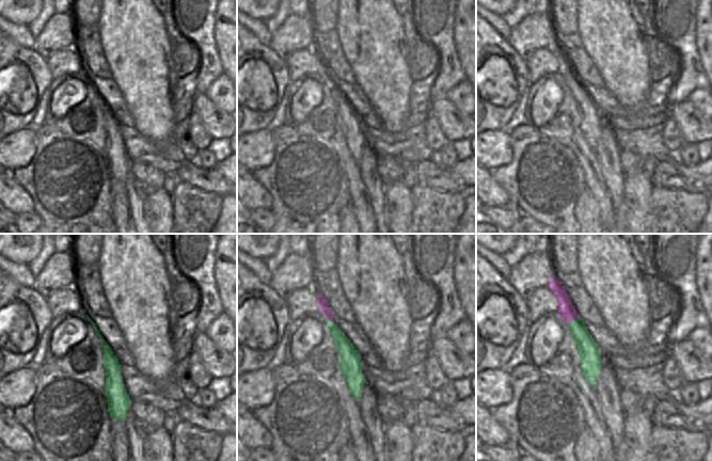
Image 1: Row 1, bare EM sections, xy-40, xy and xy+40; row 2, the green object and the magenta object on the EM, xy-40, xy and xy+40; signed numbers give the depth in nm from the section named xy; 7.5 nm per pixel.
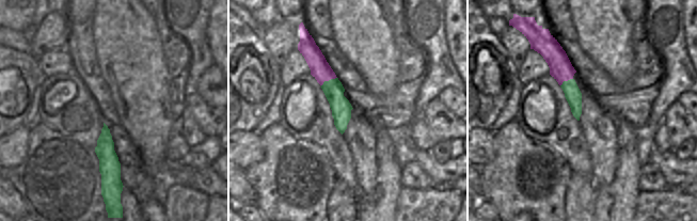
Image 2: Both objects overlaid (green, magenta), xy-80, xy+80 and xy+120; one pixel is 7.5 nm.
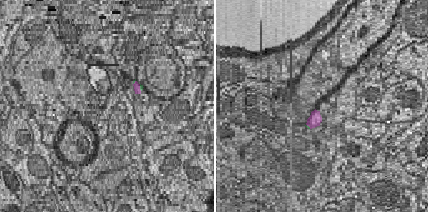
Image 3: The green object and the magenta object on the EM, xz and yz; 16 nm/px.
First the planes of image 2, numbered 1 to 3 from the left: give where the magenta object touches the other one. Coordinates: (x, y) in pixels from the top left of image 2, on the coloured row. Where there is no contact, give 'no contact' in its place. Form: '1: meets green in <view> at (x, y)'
1: no contact
2: meets green in xy+80 at (329, 80)
3: meets green in xy+120 at (566, 81)

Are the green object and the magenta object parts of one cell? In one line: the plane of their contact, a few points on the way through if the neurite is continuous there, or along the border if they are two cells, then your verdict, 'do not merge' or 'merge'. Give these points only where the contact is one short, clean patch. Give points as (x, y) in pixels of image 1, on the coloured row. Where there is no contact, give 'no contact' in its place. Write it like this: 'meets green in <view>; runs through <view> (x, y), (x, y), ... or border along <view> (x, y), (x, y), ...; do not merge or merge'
meets green in xy+40; runs through xy+40 (587, 348), (576, 324), (572, 320), (567, 311); merge

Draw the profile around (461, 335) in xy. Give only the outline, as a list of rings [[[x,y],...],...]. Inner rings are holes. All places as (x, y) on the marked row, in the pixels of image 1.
[[[466,318],[449,329],[447,338],[461,352],[470,356],[476,353],[476,337]]]

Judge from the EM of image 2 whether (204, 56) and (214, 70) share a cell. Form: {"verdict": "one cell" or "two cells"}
{"verdict": "two cells"}

